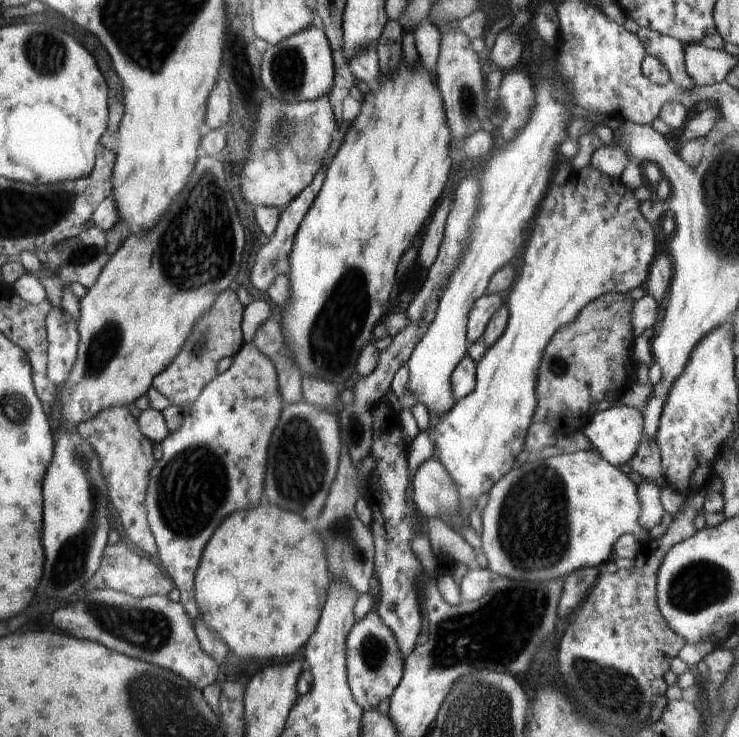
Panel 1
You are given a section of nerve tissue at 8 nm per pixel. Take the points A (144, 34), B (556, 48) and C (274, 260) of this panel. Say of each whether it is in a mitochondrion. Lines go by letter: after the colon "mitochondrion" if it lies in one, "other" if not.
A: mitochondrion
B: other
C: mitochondrion

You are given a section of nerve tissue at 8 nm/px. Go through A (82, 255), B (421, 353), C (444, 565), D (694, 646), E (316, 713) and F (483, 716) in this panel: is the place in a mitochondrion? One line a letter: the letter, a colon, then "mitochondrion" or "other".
A: mitochondrion
B: other
C: other
D: other
E: other
F: mitochondrion

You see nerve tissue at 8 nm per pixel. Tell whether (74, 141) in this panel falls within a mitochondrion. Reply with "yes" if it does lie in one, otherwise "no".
no

